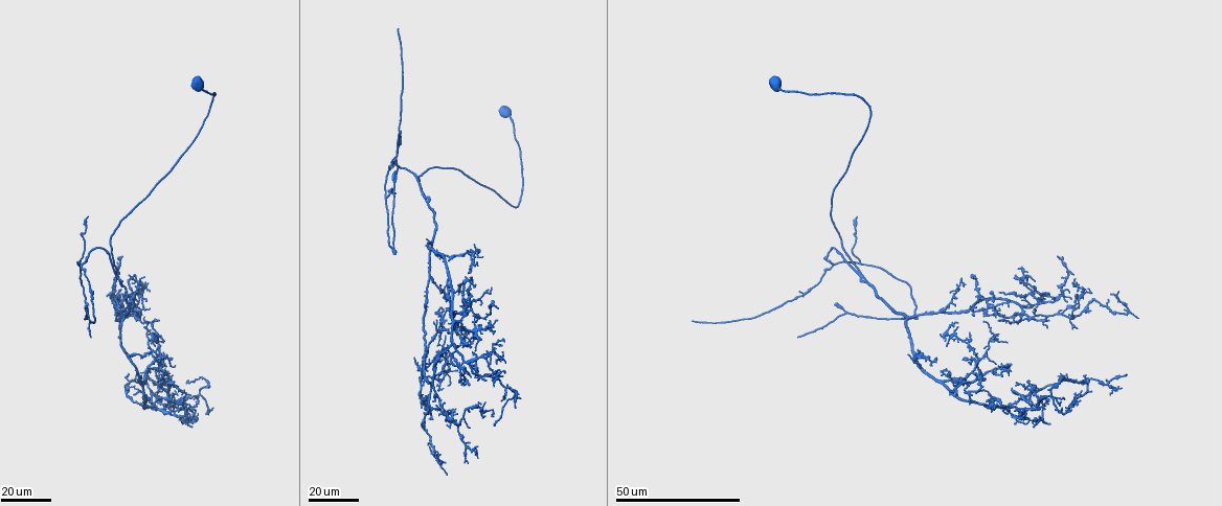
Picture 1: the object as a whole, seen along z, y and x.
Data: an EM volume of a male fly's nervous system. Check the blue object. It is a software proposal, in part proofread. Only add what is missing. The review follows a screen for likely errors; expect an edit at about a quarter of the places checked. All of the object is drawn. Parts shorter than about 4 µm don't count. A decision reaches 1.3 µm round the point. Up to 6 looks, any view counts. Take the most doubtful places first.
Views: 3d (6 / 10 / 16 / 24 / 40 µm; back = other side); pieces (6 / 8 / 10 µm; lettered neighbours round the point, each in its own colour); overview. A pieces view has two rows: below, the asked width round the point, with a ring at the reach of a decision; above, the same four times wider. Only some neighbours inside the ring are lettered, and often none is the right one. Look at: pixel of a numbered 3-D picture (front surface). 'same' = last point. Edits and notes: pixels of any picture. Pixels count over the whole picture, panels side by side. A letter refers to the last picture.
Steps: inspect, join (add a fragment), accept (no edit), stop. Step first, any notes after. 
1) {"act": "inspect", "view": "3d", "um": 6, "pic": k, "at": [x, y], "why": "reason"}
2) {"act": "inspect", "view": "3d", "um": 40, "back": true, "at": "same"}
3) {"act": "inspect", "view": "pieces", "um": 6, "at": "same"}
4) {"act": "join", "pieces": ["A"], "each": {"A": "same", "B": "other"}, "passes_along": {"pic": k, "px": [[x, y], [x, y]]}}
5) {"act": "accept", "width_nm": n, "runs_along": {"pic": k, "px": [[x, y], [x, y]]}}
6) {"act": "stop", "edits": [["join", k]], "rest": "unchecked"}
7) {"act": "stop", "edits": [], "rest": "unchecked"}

{"act": "inspect", "view": "3d", "um": 16, "pic": 1, "at": [399, 134]}

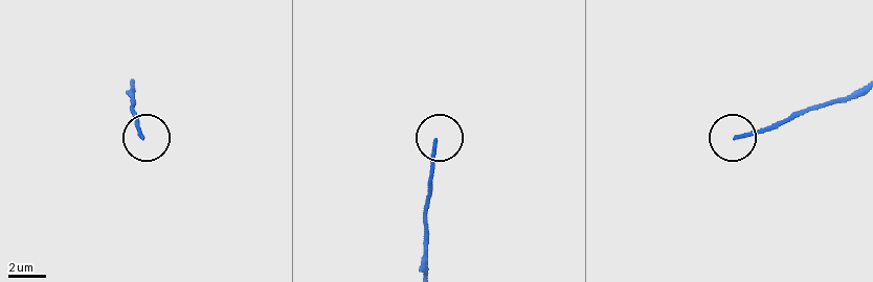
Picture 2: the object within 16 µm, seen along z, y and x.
{"act": "inspect", "view": "pieces", "um": 10, "pic": 2, "at": [143, 137]}

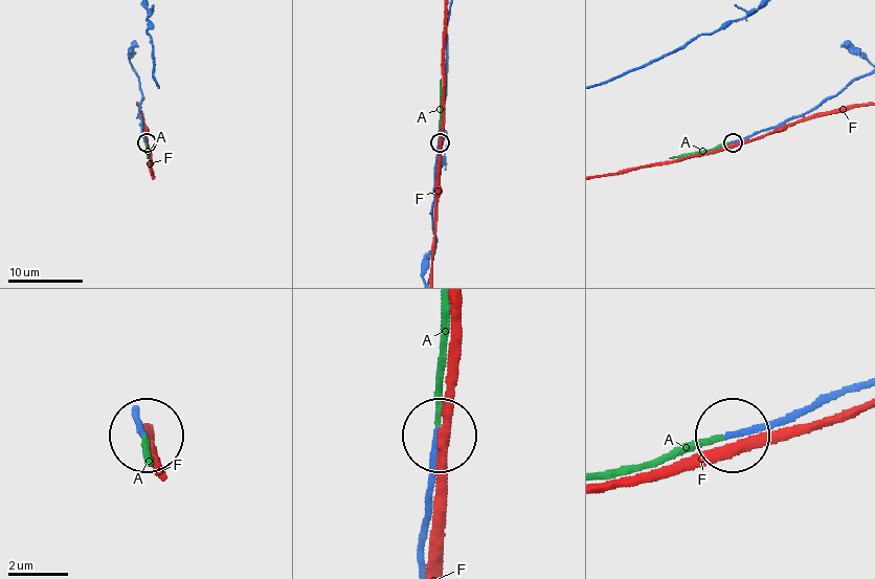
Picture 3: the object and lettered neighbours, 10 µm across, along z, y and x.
{"act": "join", "pieces": ["A"], "each": {"A": "same", "F": "other"}, "passes_along": {"pic": 3, "px": [[428, 504], [443, 311]]}, "found": "it goes on there"}

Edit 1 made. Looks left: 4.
{"act": "inspect", "view": "3d", "um": 16, "pic": 1, "at": [91, 321], "why": "branch stops here"}

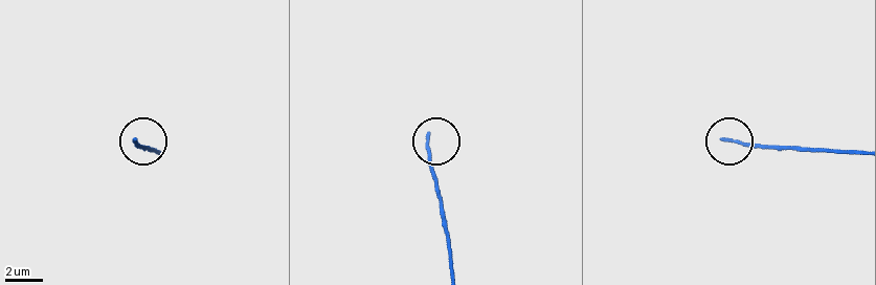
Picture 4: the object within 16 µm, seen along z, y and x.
{"act": "inspect", "view": "pieces", "um": 10, "pic": 4, "at": [428, 134]}

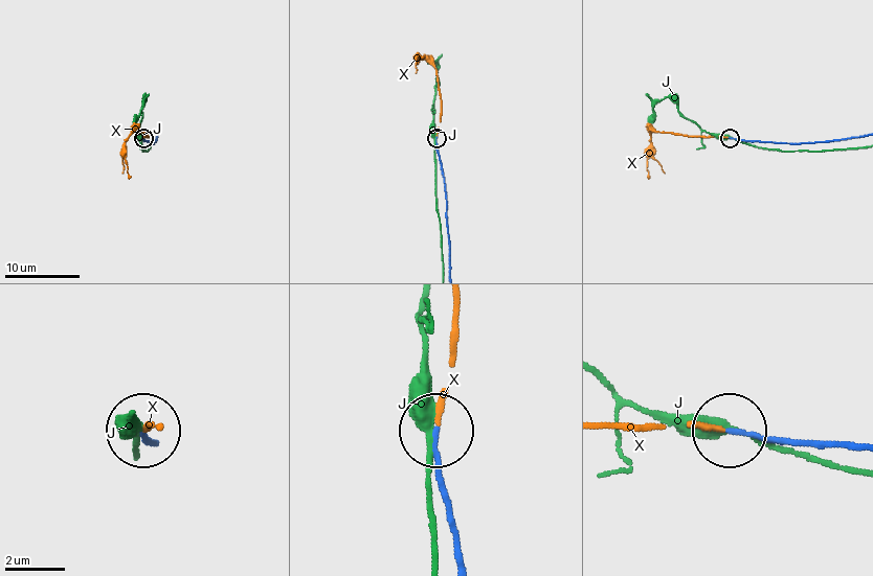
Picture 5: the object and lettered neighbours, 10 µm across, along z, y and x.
{"act": "join", "pieces": ["X"], "each": {"J": "other", "X": "same"}, "passes_along": {"pic": 5, "px": [[747, 142], [653, 133], [647, 169]]}, "found": "the cell continues"}

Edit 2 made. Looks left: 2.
{"act": "inspect", "view": "3d", "um": 24, "pic": 1, "at": [1060, 401], "why": "free end"}

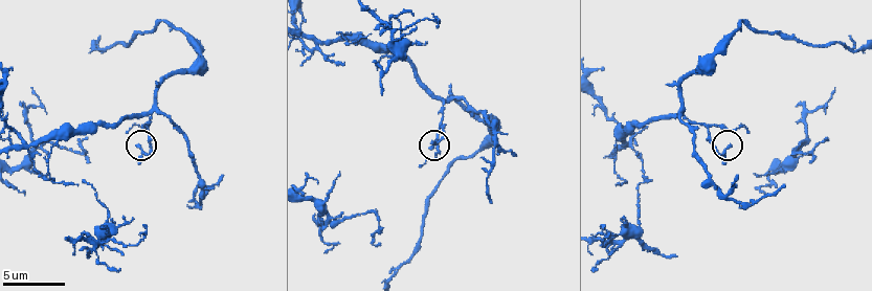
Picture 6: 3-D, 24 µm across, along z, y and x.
{"act": "inspect", "view": "pieces", "um": 6, "pic": 6, "at": [431, 146], "why": "what lies round it"}

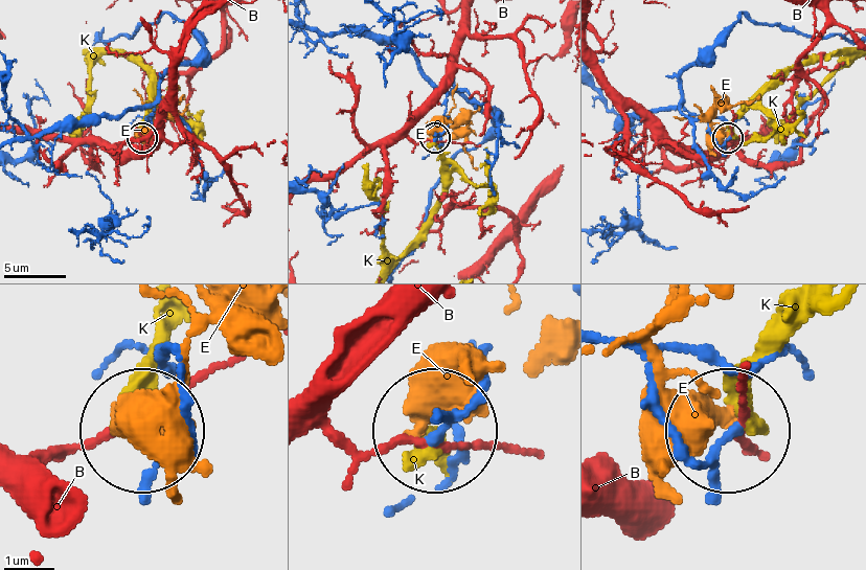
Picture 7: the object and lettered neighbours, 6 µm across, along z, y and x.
{"act": "accept", "width_nm": 160, "each": {"B": "other", "E": "other", "K": "other"}, "found": "none of them fits"}

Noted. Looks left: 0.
{"act": "stop", "edits": [["join", 3], ["join", 5]], "rest": "unchecked"}

